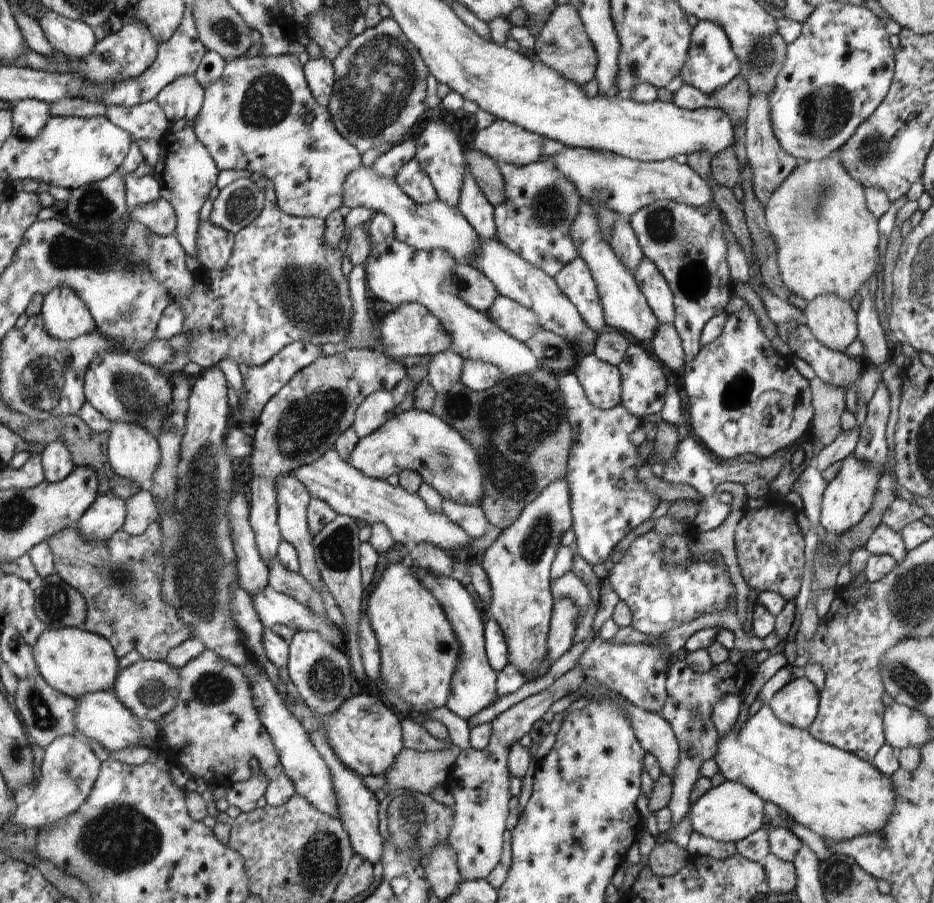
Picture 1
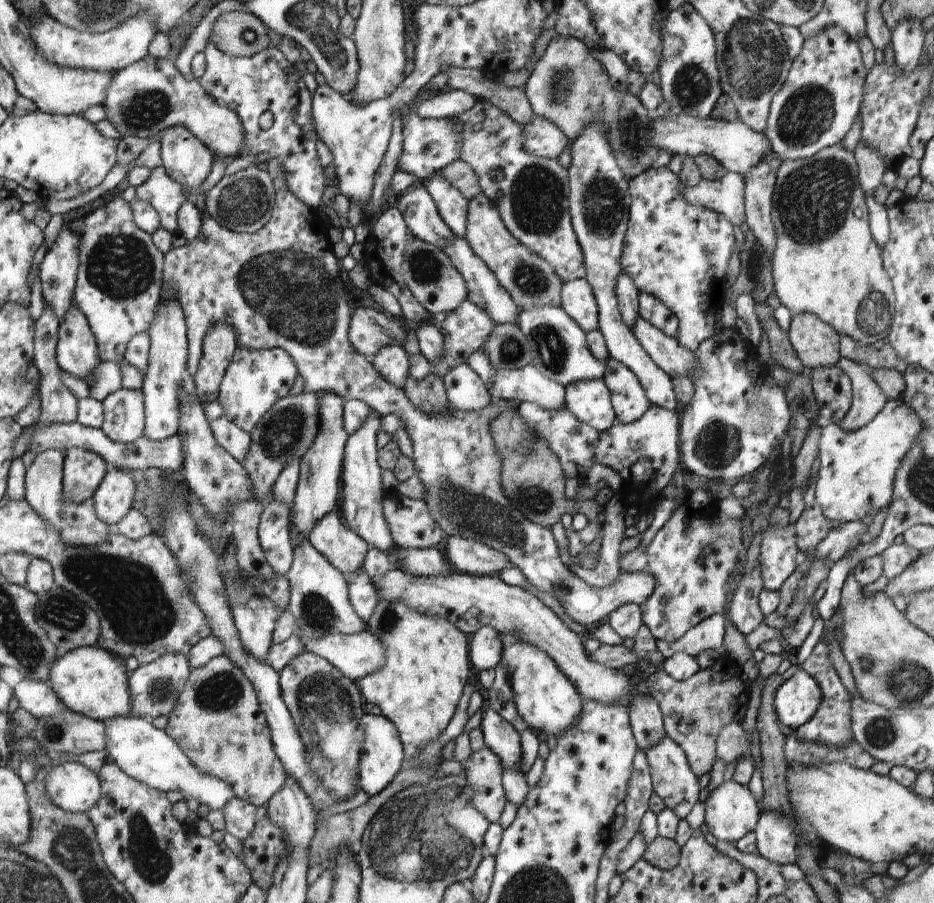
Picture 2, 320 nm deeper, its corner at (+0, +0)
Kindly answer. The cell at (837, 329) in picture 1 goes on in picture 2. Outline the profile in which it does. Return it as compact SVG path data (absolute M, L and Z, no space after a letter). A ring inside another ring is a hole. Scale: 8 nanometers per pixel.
M794 314L787 333L807 372L816 367L833 367L842 358L839 351L841 335L815 314Z

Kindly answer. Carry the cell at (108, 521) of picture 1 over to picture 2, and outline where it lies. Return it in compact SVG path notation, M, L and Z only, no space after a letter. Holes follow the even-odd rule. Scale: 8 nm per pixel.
M110 468L104 488L93 496L95 512L106 523L114 526L132 508L135 479L125 469Z

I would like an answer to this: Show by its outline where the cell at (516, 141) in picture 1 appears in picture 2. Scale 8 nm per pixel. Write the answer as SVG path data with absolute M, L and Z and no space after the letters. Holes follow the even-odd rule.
M537 115L522 129L525 134L523 144L535 157L558 159L570 143L558 125Z

